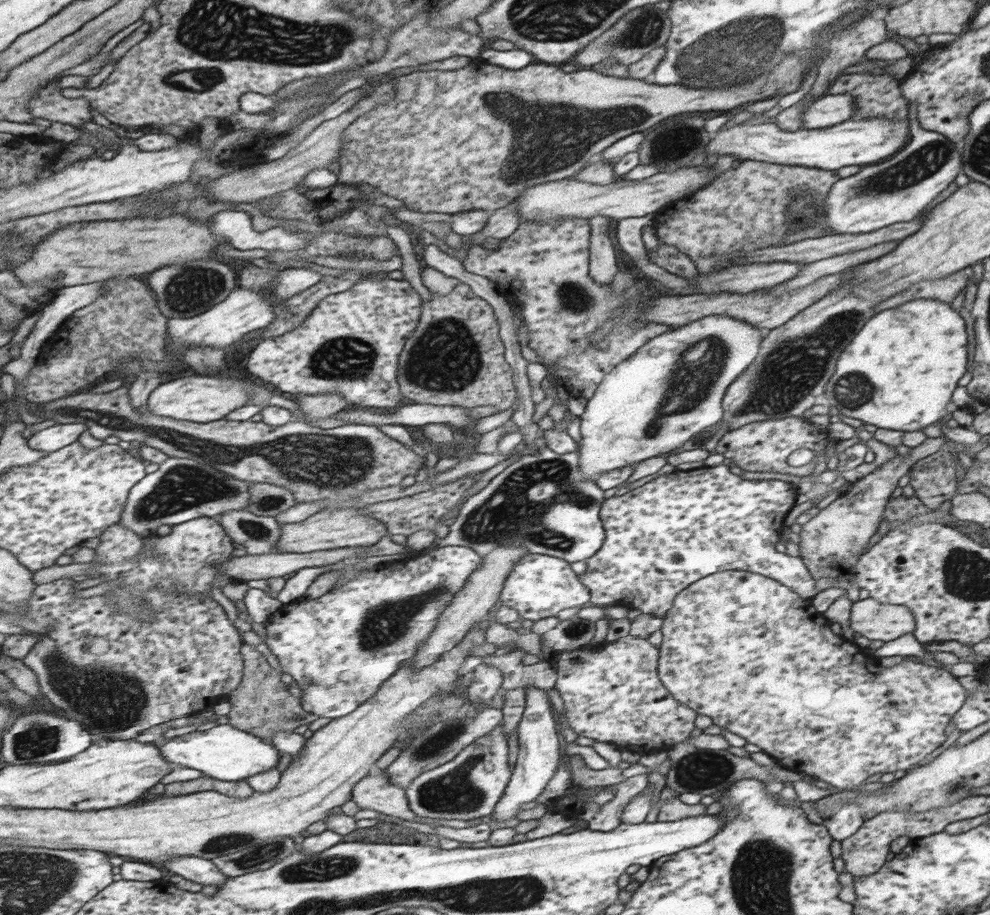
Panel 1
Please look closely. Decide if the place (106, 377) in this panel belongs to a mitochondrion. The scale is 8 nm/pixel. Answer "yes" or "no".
no

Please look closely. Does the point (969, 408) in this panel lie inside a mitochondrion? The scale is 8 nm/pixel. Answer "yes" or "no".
no

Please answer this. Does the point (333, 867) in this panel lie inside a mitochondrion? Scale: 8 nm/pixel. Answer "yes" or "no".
yes

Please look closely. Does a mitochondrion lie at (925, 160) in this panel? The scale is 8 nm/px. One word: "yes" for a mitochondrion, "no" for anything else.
yes

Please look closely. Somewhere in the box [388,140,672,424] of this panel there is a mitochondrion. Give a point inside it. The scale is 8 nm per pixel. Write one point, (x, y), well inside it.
(442, 360)

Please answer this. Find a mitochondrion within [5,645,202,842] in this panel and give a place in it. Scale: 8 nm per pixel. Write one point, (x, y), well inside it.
(35, 740)

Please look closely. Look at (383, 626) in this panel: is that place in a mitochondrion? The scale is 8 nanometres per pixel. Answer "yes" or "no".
yes

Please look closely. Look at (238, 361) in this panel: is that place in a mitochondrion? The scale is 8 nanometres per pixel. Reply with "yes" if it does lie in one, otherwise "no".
no

